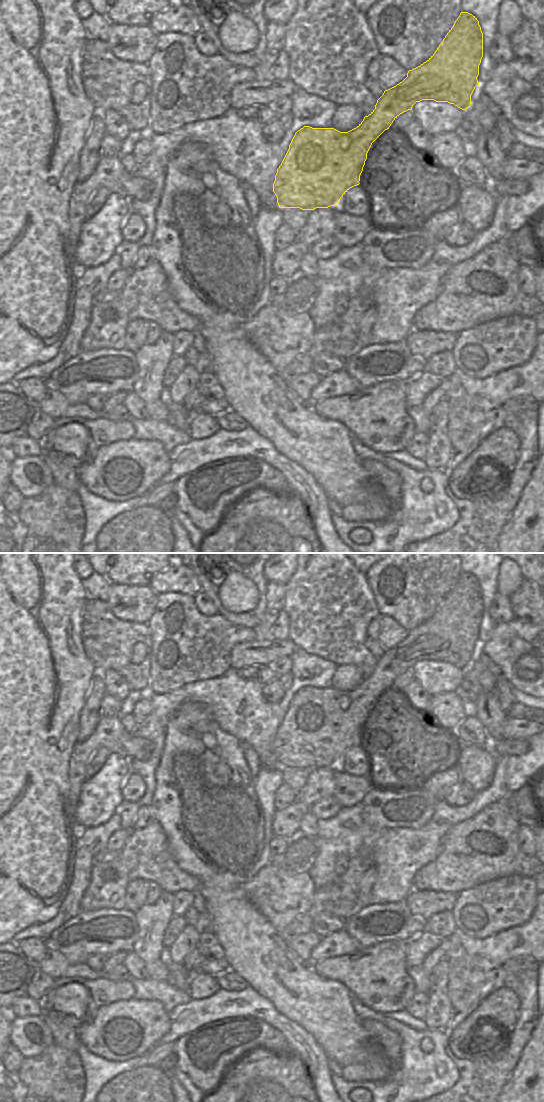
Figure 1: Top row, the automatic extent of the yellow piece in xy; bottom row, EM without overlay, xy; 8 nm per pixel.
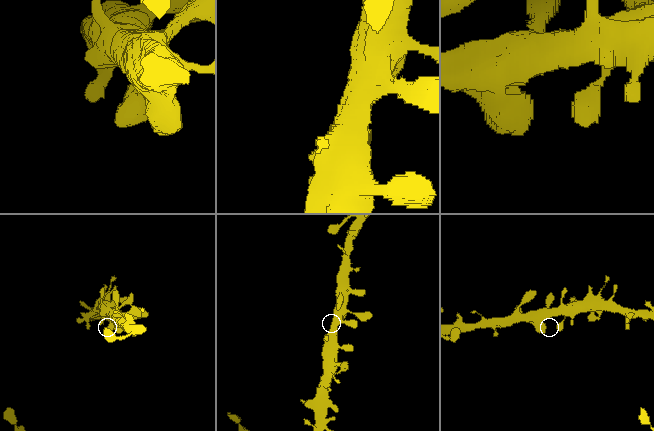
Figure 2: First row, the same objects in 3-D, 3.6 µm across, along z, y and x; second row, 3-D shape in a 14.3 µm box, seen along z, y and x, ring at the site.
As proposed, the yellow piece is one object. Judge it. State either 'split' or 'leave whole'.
leave whole

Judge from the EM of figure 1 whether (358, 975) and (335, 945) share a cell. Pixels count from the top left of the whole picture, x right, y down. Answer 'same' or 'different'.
different

